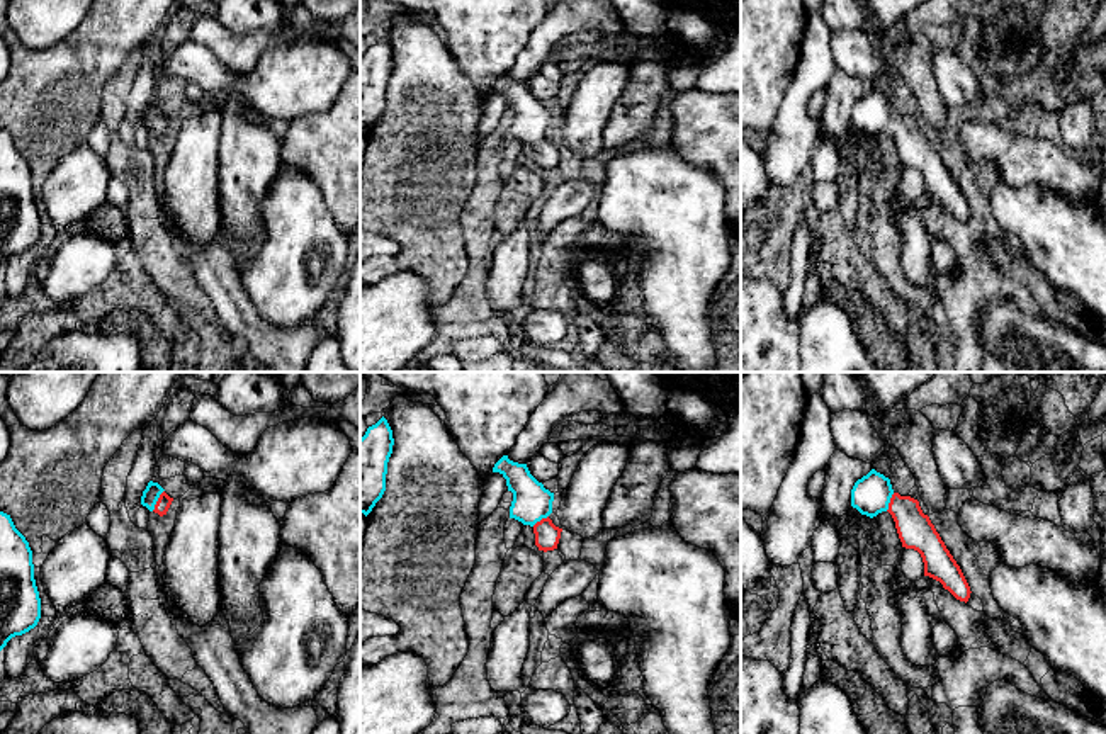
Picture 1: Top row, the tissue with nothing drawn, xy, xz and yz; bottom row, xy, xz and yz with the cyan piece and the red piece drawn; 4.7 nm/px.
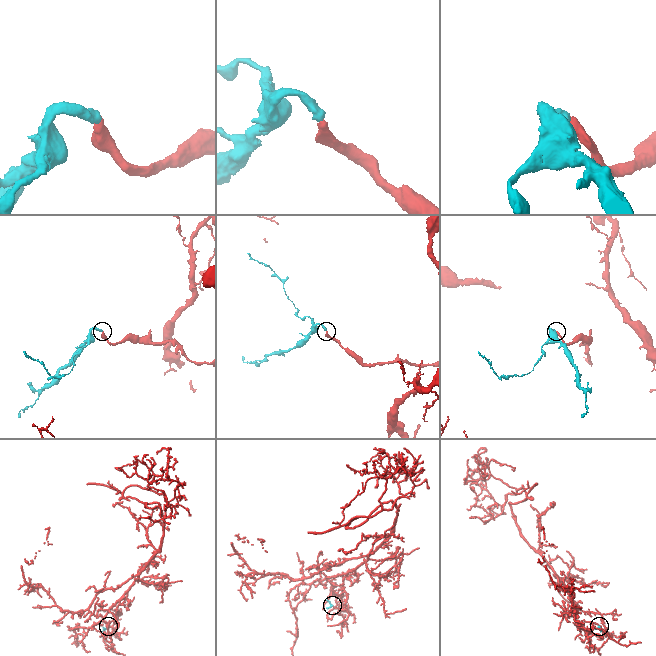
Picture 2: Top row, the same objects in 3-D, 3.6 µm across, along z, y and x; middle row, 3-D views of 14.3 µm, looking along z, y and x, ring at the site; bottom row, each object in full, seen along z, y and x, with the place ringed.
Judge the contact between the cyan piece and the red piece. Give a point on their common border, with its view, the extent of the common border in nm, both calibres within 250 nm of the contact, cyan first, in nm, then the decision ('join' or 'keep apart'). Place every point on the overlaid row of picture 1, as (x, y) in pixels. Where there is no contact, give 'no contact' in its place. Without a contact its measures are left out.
meets cyan in xy at (157, 500); contact 120 nm long; 80 nm thick on the cyan side, 70 nm on the other; join

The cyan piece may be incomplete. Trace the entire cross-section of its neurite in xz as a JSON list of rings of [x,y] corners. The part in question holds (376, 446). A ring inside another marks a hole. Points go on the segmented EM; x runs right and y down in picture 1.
[[[382,416],[360,438],[360,513],[365,517],[386,491],[387,462],[392,454],[392,430]]]

